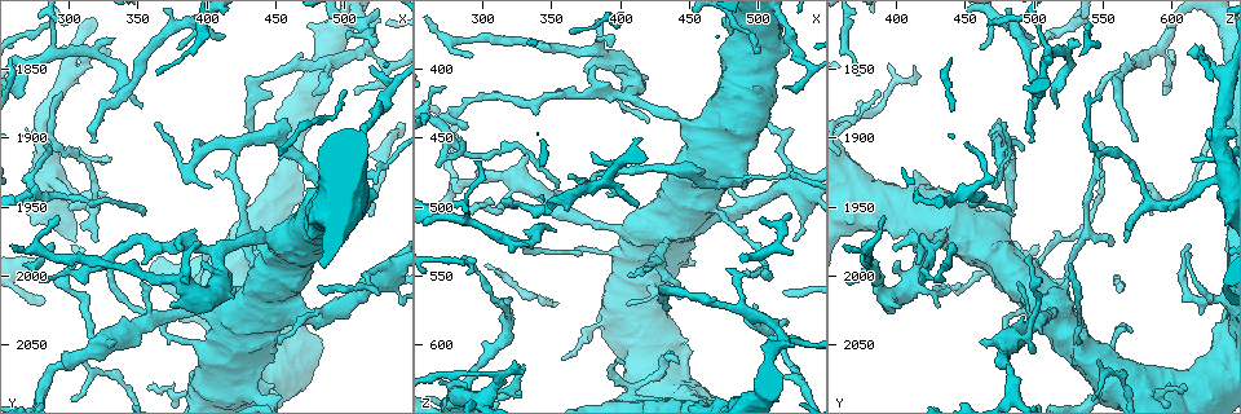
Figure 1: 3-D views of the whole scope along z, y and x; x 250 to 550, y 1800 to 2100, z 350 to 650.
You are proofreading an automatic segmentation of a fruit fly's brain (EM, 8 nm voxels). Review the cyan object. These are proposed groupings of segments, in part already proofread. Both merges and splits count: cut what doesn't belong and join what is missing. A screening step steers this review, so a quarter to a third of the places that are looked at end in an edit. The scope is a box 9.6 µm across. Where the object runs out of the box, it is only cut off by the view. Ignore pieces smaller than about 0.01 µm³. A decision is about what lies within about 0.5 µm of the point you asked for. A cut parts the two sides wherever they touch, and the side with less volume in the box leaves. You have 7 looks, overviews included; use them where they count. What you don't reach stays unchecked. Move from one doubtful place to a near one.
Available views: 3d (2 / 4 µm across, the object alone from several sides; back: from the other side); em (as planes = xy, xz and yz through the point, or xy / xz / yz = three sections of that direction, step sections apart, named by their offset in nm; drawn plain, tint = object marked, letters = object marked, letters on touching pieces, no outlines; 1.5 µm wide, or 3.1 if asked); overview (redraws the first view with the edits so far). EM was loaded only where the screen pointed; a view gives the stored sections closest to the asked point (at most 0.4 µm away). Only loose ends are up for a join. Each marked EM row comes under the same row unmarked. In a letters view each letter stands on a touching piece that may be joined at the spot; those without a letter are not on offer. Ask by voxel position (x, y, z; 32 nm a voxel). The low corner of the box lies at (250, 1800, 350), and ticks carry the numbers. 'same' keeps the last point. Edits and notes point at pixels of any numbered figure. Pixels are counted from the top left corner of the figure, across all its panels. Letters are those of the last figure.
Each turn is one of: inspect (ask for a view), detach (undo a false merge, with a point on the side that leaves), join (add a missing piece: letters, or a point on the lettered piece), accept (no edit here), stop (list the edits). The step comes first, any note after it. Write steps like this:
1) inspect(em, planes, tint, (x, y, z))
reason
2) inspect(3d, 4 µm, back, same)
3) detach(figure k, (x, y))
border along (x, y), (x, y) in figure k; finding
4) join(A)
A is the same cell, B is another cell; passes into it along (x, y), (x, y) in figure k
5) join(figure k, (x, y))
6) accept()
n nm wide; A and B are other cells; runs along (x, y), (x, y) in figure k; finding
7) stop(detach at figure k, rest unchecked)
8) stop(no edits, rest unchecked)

inspect(3d, 4 µm, (532, 1996, 482))
abrupt turn

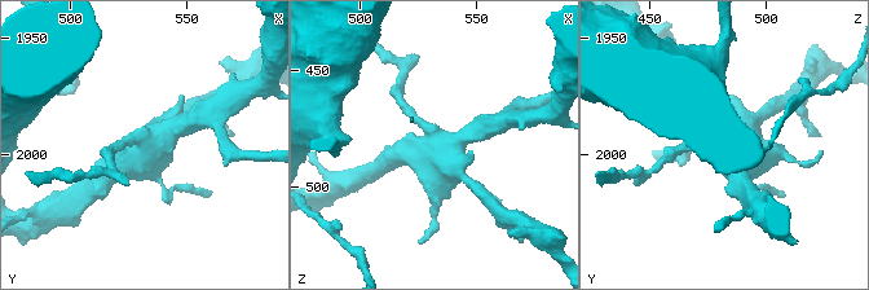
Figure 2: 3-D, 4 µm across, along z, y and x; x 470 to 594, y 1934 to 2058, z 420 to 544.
inspect(em, planes, letters, (532, 1996, 482))
shape alone is not enough

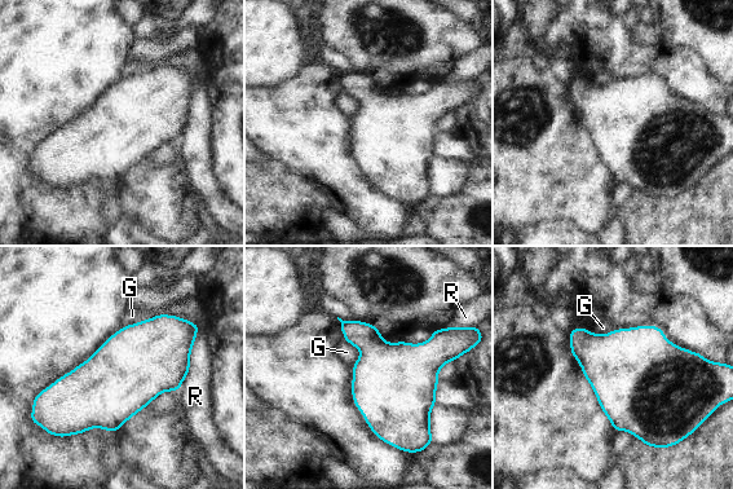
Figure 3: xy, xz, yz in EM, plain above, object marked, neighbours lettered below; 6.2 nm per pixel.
accept()
480 nm wide; R touches over 440 nm; G and R are other cells; continuous, no second neuron

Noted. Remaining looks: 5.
inspect(em, planes, letters, (292, 1958, 390))
tapers out

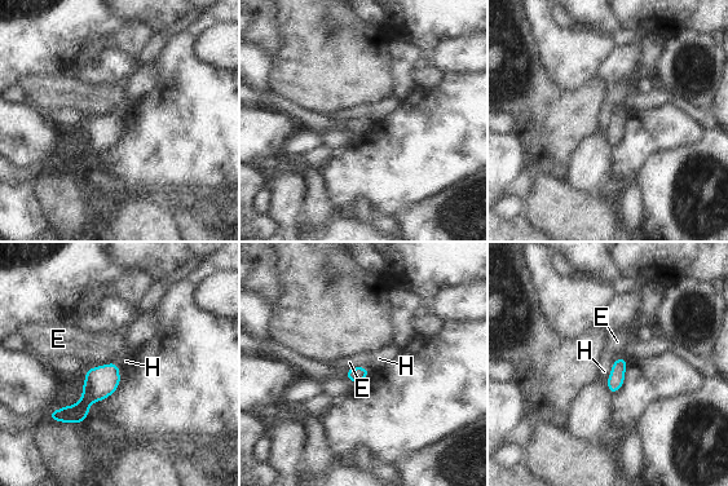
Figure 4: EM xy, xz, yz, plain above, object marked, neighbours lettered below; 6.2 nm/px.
accept()
E and H are other cells; border along (613, 362), (605, 383) in figure 4; no lettered piece goes on from it

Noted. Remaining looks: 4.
inspect(3d, 4 µm, back, (436, 1998, 524))
calibre changes

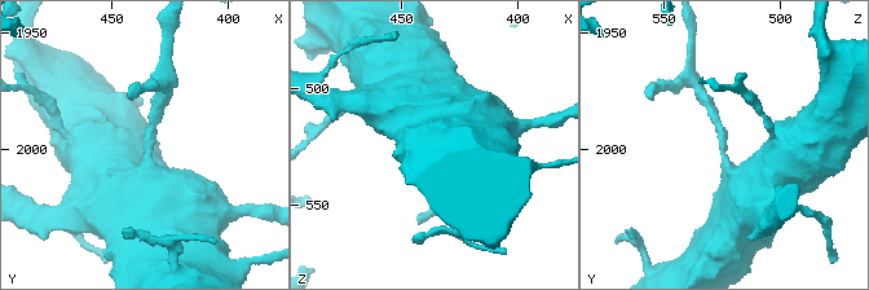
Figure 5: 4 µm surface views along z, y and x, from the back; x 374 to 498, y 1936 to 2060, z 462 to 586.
inspect(em, xy, step 8, tint, (434, 2000, 523))

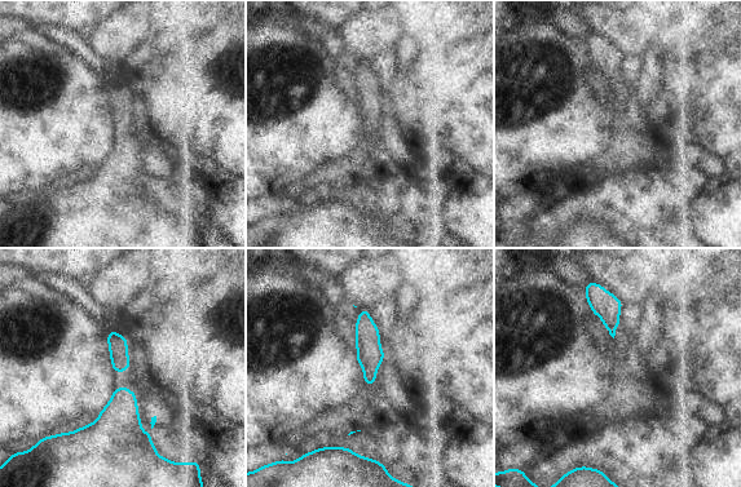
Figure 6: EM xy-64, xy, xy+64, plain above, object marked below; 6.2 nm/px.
inspect(em, planes, letters, same)

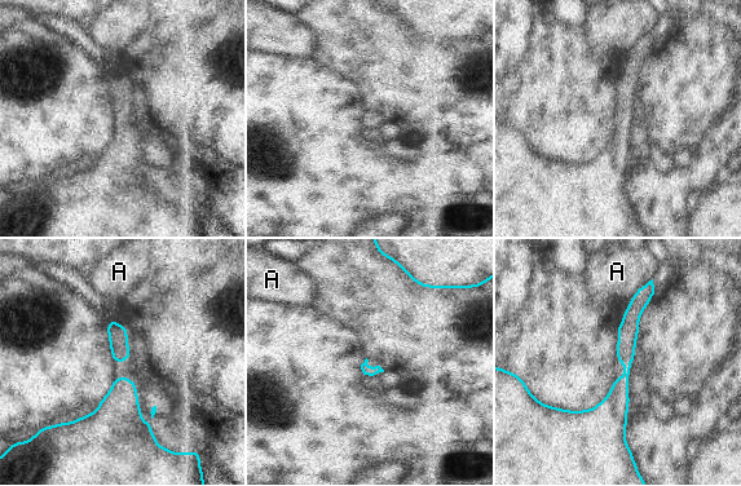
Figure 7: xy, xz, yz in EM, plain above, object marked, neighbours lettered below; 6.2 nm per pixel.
accept()
A touches over 180 nm; A is another cell; border along (649, 281), (630, 300) in figure 7; all the same neuron

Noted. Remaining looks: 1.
stop(no edits, rest unchecked)

